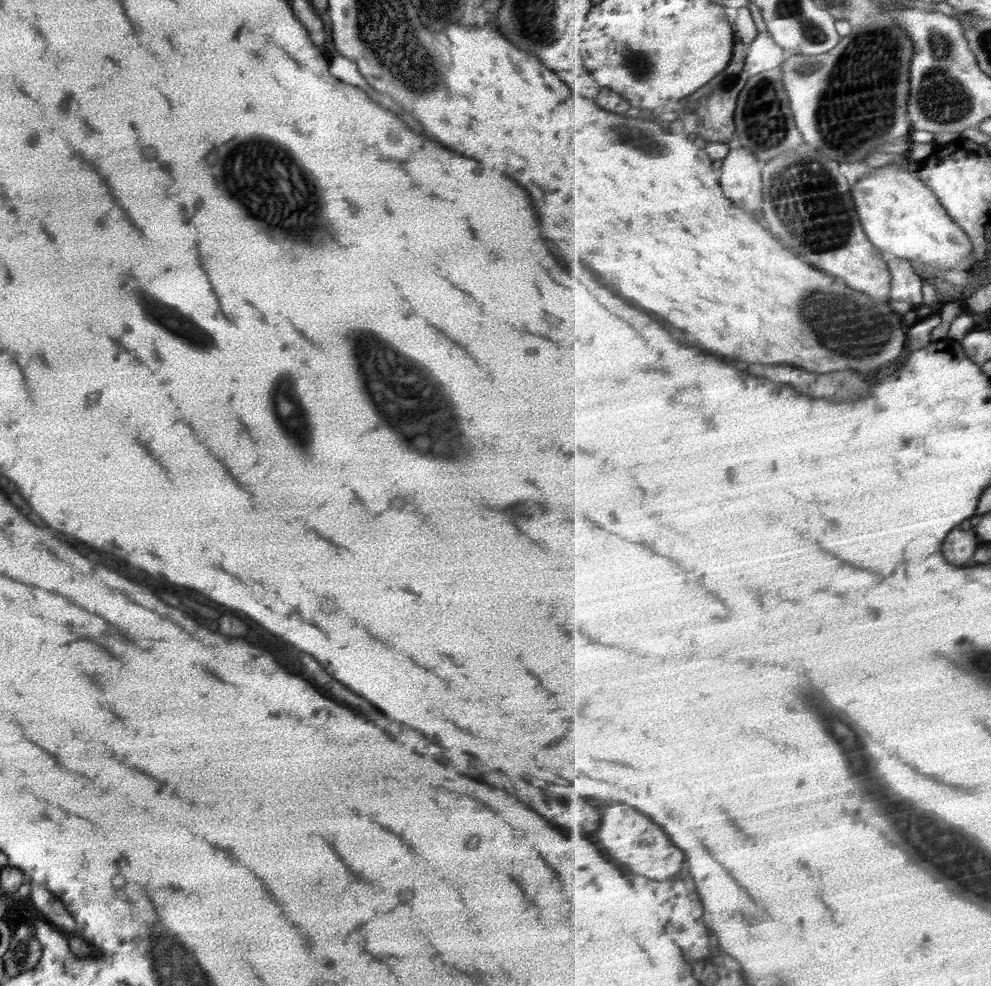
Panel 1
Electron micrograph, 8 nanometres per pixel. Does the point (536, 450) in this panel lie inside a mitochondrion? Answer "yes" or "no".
no

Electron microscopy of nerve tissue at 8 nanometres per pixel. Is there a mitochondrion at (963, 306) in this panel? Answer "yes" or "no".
no

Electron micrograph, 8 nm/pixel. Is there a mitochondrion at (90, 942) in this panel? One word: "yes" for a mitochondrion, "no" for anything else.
no

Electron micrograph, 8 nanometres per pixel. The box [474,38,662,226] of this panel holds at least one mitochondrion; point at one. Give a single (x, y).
(628, 54)

